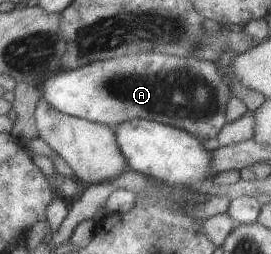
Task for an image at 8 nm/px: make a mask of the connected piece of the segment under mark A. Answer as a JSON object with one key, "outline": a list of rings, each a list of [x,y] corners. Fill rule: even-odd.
{"outline":[[[160,52],[98,60],[75,70],[60,69],[38,87],[42,98],[69,116],[113,127],[124,120],[144,118],[184,130],[201,141],[217,137],[226,123],[226,104],[232,97],[214,62]]]}

